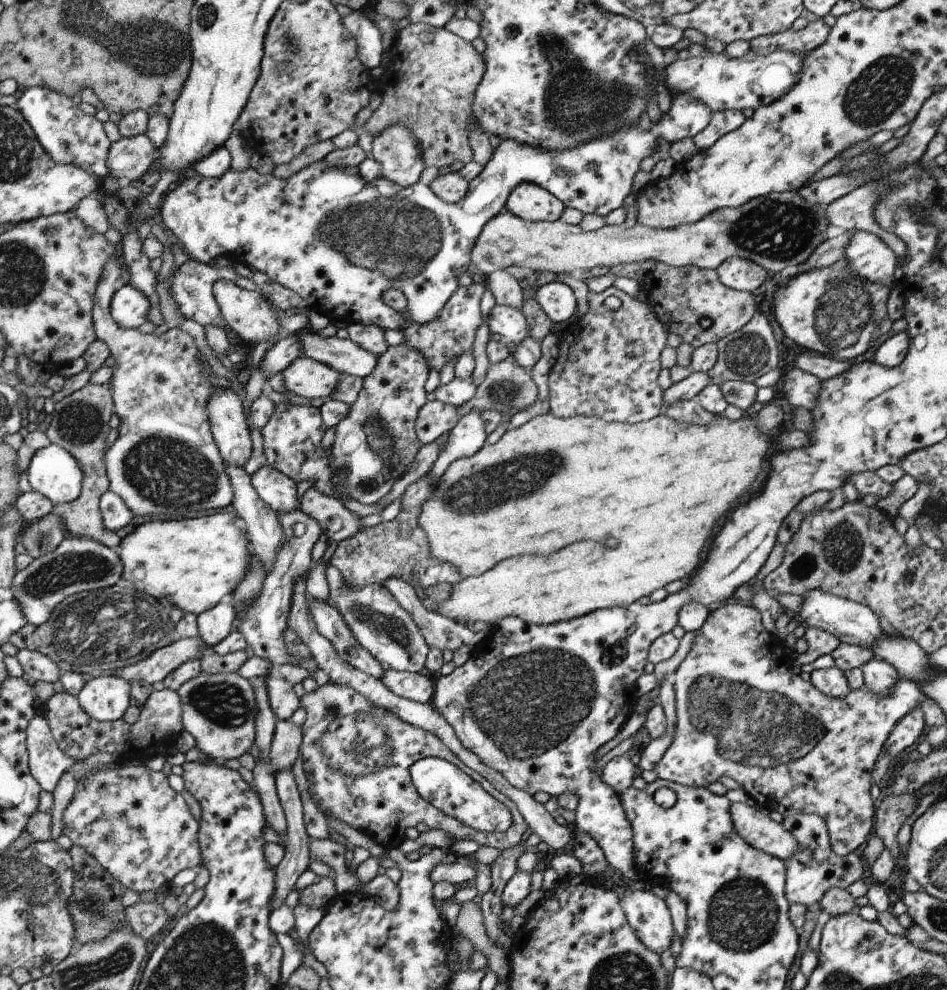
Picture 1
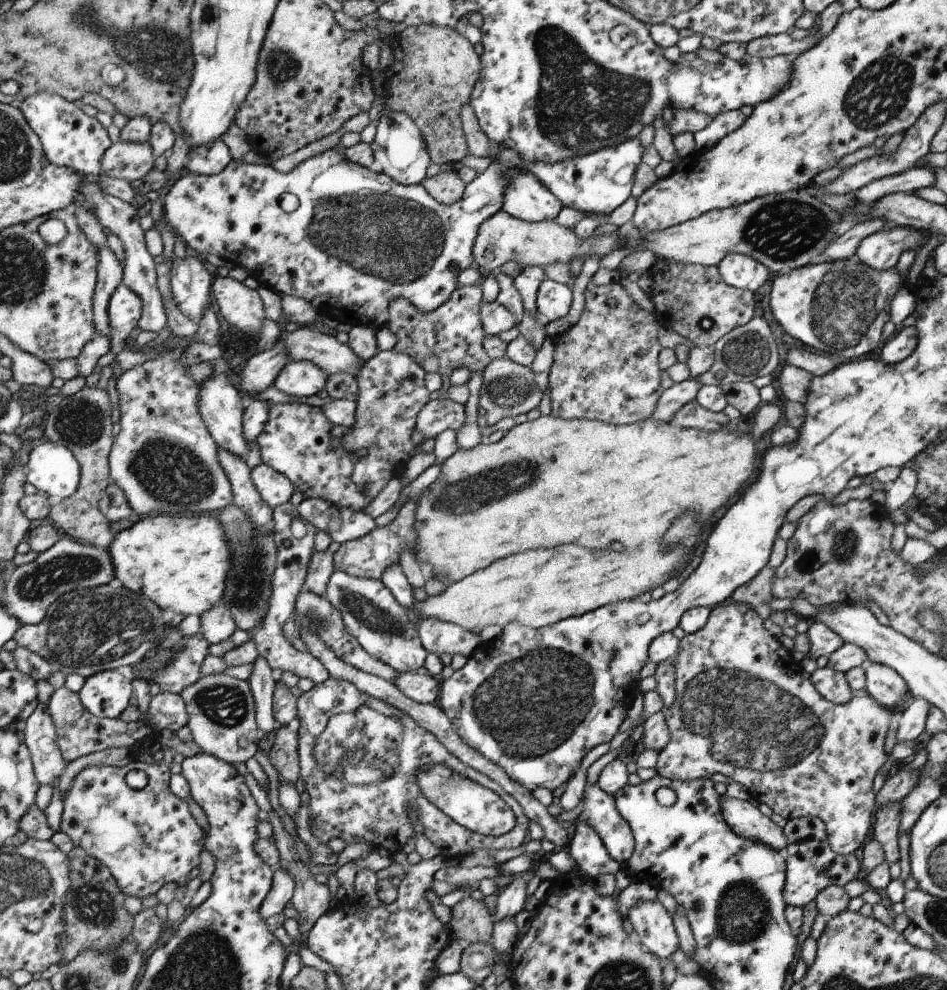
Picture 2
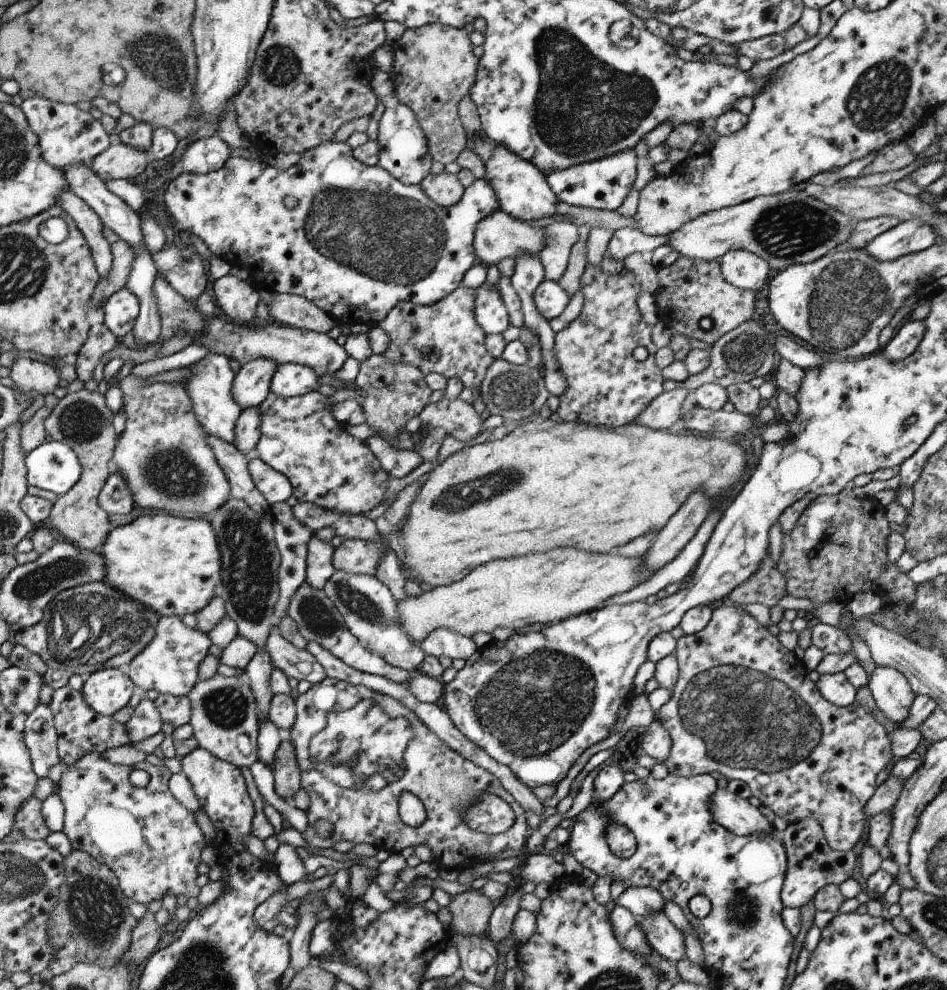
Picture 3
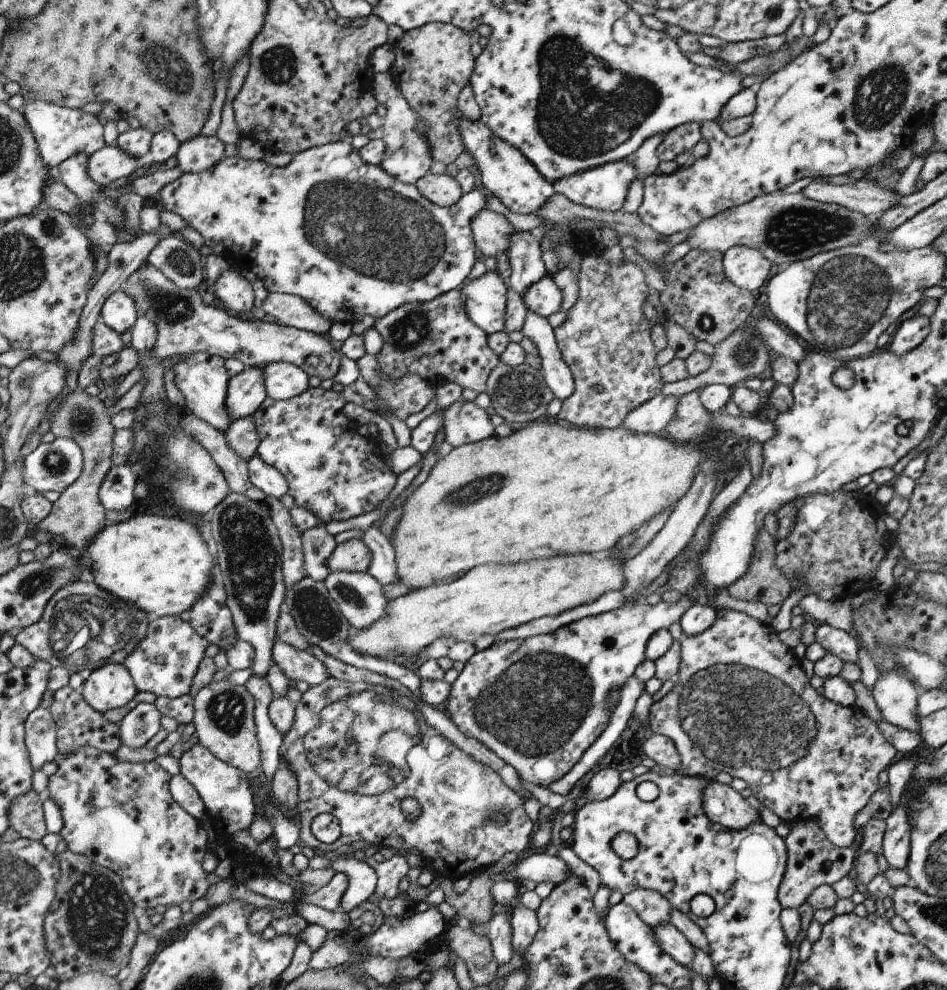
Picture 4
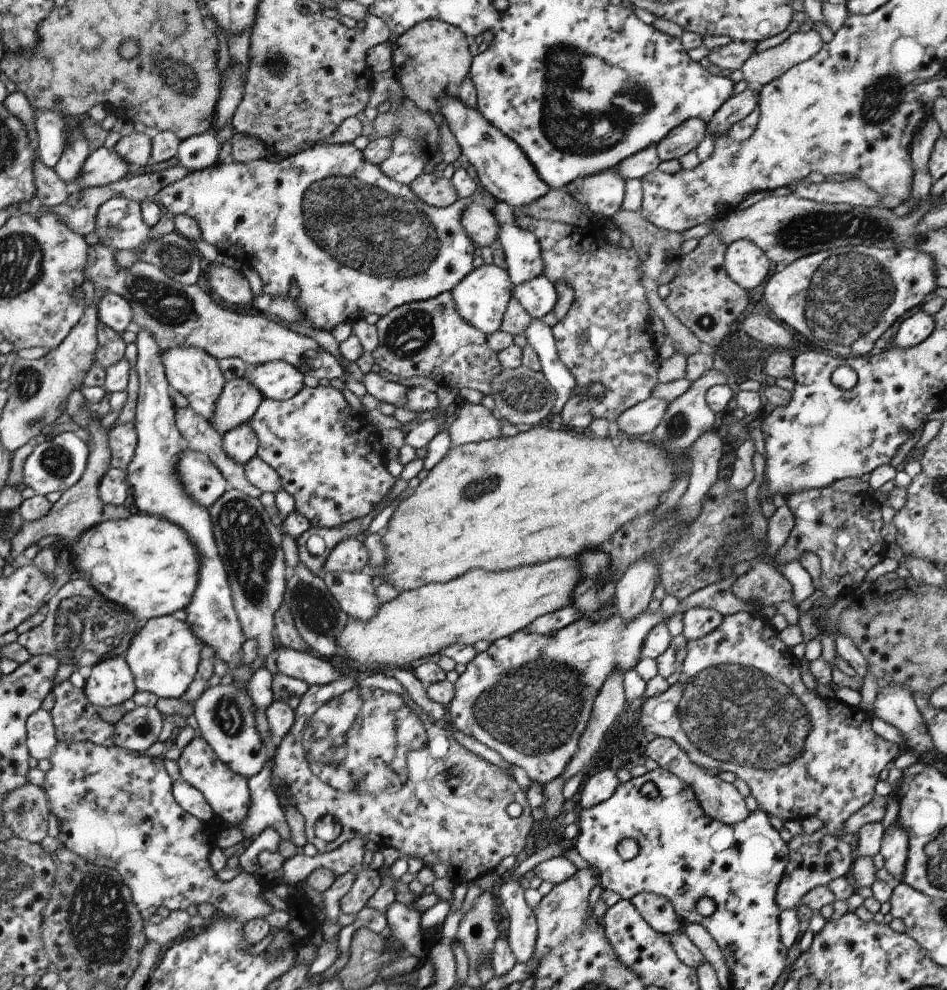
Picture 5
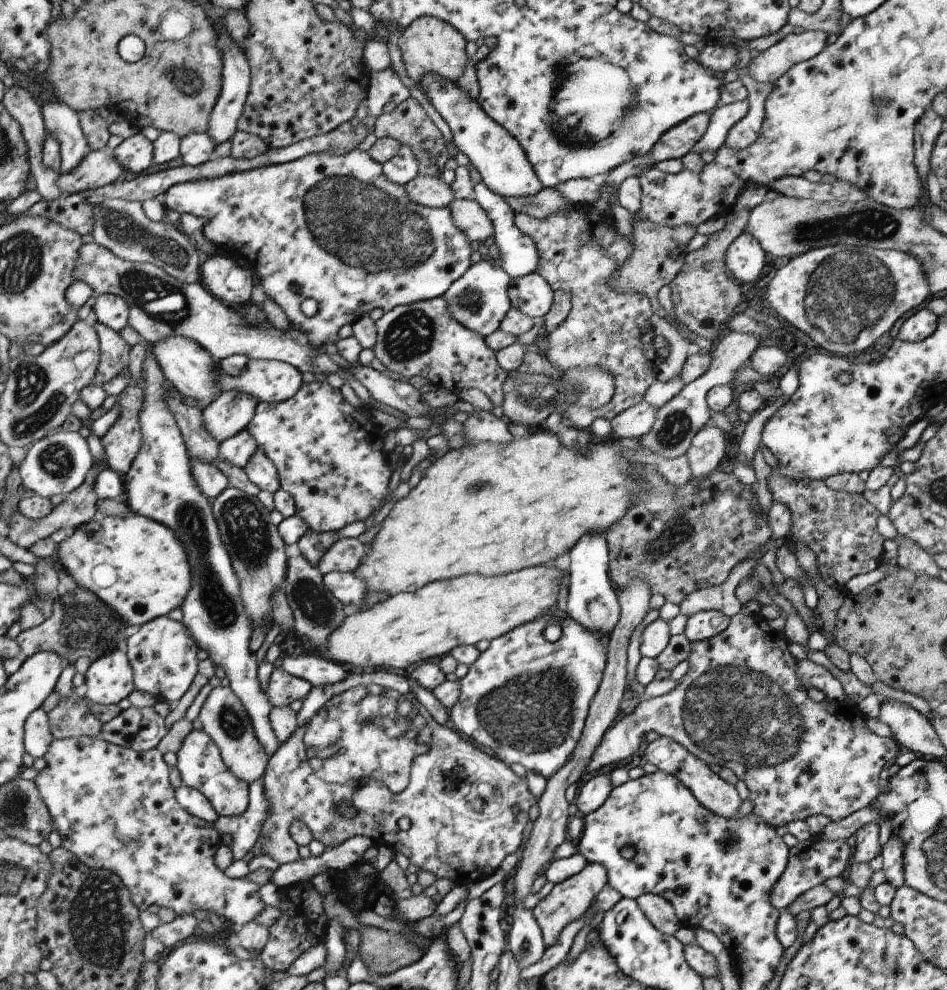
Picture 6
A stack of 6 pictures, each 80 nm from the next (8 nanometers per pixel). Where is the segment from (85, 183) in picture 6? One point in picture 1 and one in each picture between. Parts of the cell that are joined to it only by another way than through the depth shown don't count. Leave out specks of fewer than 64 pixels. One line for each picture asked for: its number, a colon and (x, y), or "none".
1: (132, 157)
2: (124, 160)
3: (120, 161)
4: (108, 166)
5: (104, 166)

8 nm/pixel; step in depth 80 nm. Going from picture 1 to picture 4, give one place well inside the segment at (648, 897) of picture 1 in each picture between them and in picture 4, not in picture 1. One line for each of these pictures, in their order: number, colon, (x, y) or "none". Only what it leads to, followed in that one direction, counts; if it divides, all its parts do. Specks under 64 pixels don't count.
2: (650, 924)
3: (663, 936)
4: (674, 942)

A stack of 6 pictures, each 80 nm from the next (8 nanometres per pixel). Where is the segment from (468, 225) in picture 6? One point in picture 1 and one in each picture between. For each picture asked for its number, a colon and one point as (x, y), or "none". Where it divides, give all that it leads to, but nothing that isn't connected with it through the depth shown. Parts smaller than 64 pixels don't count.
1: (779, 231)
2: (502, 238)
3: (499, 235)
4: (493, 233)
5: (479, 222)

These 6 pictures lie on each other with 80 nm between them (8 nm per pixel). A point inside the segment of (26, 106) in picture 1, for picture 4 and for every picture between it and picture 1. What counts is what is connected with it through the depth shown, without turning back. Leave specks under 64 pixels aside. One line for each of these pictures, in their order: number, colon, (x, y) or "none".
2: (69, 138)
3: (67, 135)
4: (61, 132)

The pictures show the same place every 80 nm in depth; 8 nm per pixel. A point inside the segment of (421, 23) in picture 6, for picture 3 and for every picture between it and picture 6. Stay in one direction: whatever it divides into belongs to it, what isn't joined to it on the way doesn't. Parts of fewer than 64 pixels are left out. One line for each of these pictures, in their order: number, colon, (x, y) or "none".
3: (434, 68)
4: (433, 63)
5: (430, 60)

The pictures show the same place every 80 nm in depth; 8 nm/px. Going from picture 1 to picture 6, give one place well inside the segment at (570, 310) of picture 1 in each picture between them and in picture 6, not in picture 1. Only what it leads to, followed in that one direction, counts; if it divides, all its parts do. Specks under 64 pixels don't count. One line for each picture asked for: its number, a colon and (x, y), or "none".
2: (554, 298)
3: (550, 298)
4: (543, 298)
5: (538, 295)
6: (532, 294)

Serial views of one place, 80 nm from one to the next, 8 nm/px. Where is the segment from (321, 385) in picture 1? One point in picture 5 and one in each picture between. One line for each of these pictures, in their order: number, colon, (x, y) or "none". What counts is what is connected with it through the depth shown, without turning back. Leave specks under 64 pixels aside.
2: (297, 378)
3: (290, 380)
4: (282, 380)
5: (279, 380)

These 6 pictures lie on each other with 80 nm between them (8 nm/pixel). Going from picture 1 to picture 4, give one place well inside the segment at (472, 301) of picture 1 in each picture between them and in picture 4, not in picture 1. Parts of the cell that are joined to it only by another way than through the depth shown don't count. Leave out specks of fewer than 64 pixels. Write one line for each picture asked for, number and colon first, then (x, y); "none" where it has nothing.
2: (441, 341)
3: (444, 337)
4: (438, 339)

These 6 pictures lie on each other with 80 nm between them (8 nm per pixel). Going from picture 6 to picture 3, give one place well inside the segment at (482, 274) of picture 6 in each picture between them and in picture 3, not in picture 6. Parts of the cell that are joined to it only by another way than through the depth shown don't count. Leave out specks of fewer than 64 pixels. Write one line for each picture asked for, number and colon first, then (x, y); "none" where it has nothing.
3: (492, 314)
4: (486, 296)
5: (482, 297)

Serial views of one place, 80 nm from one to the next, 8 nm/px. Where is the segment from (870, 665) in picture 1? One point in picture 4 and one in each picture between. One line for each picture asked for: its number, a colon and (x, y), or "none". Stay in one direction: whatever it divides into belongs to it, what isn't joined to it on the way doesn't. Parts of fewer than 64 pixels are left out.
2: (884, 684)
3: (892, 692)
4: (896, 697)

